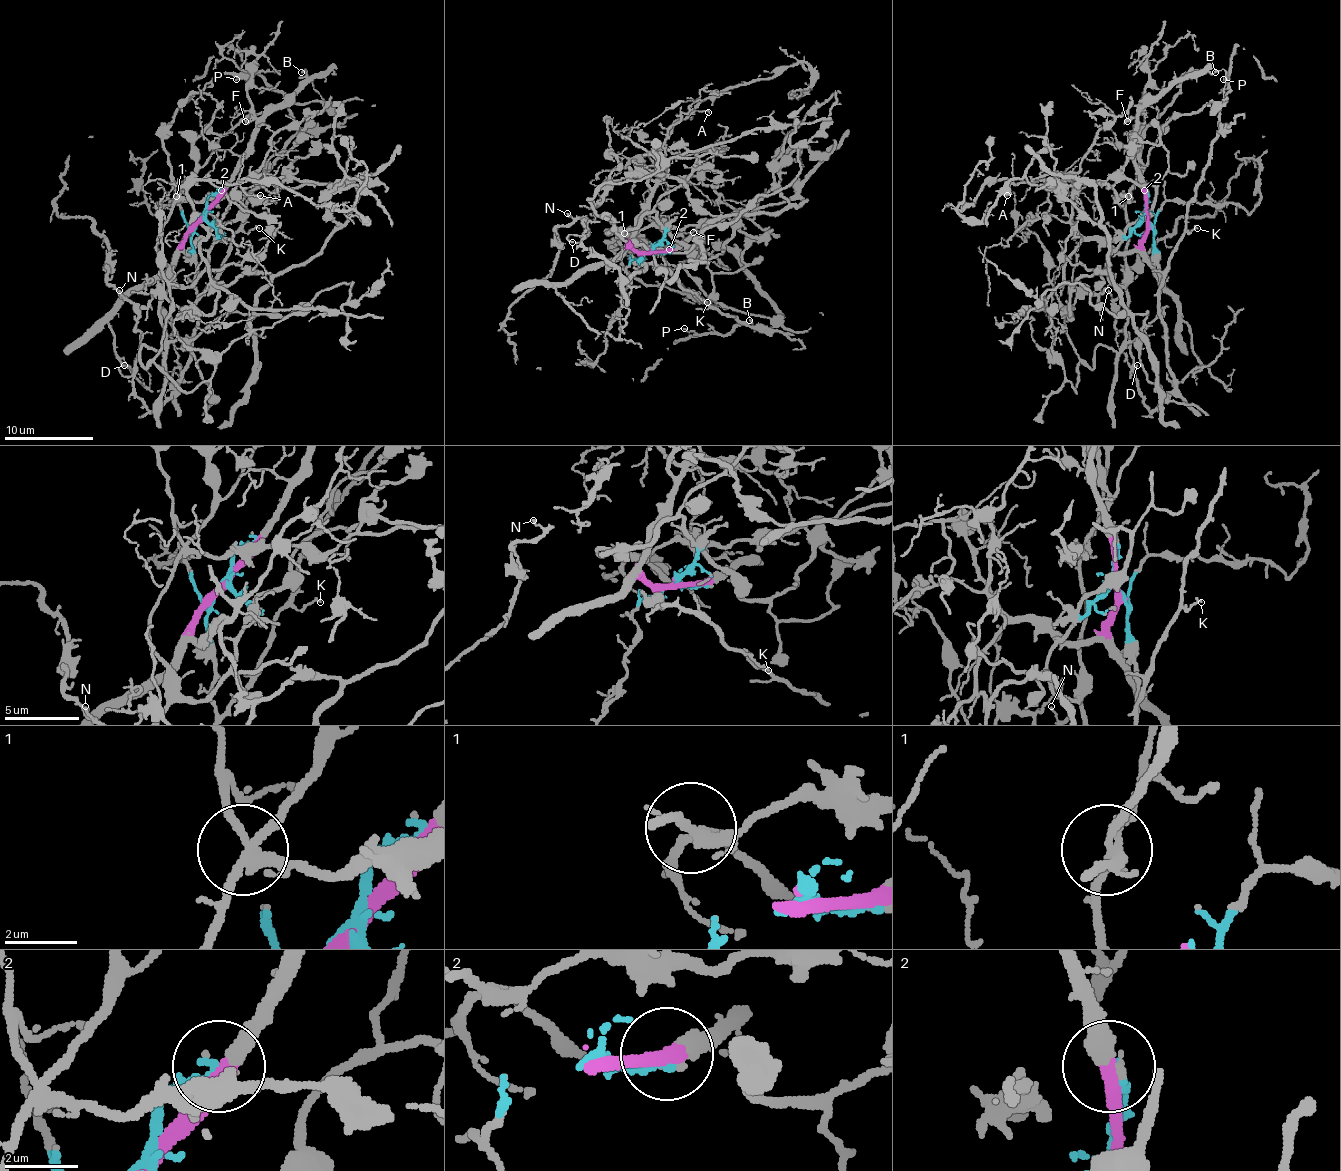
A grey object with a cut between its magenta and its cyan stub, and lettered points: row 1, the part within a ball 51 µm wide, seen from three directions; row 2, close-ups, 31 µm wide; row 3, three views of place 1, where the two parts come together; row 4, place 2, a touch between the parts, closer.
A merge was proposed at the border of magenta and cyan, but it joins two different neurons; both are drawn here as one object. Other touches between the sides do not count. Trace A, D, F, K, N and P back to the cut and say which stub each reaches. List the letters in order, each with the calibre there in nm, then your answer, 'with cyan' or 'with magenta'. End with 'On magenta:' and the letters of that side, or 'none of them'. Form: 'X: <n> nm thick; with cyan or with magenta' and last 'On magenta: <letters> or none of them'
A: 150 nm thick; with magenta
D: 120 nm thick; with cyan
F: 180 nm thick; with magenta
K: 130 nm thick; with cyan
N: 120 nm thick; with cyan
P: 120 nm thick; with cyan
On magenta: A, F

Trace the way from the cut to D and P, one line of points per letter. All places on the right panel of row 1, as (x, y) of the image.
D: (1148, 218), (1154, 238), (1166, 361), (1174, 387), (1152, 410), (1139, 394), (1134, 376), (1130, 376), (1137, 365)
P: (1148, 218), (1159, 294), (1172, 249), (1186, 229), (1188, 202), (1219, 131), (1228, 73), (1224, 80)

